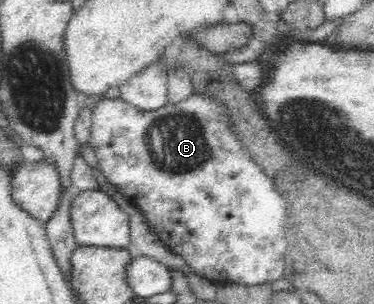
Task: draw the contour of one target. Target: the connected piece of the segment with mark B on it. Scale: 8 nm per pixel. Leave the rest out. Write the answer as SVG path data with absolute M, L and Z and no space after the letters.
M194 92L187 99L177 103L168 101L167 105L156 110L141 111L134 105L127 103L121 96L115 97L115 99L103 97L92 109L92 129L87 143L93 146L100 171L105 175L105 179L109 181L110 192L122 195L129 203L132 203L145 216L150 230L155 232L158 238L174 254L180 255L196 274L219 283L239 282L248 286L273 282L282 277L284 257L288 246L284 230L285 201L273 189L271 178L261 169L259 164L249 157L248 152L244 149L243 137L241 133L237 133L232 111L229 110L229 104L225 100L221 100L221 98L211 95L209 92Z

